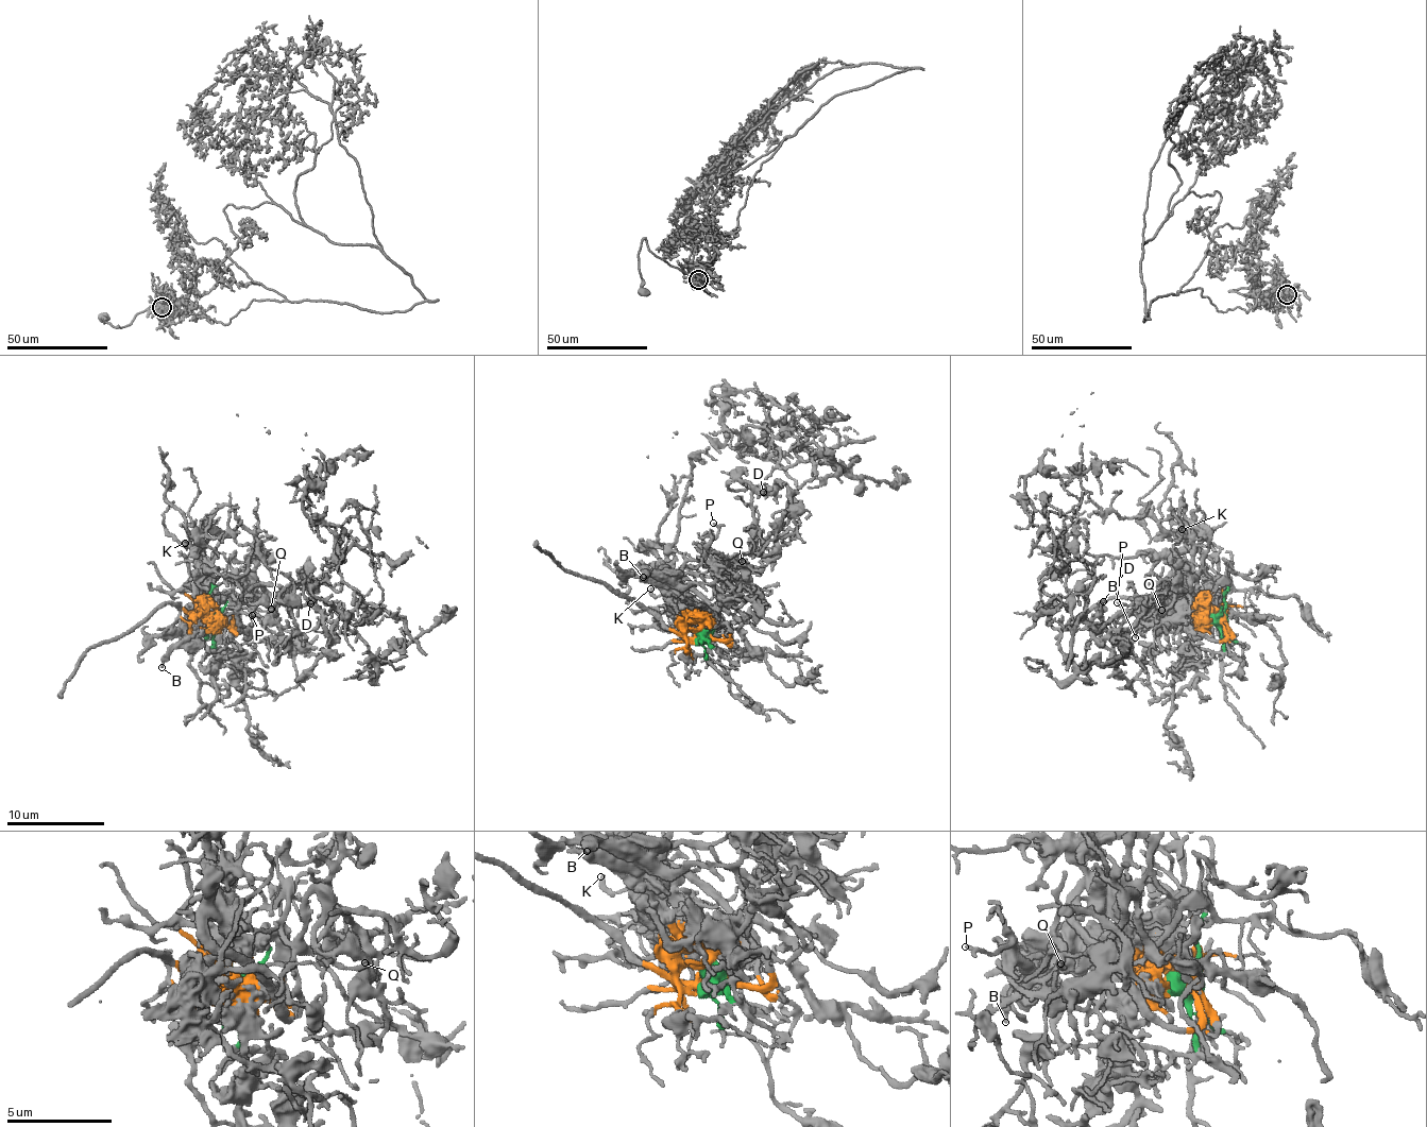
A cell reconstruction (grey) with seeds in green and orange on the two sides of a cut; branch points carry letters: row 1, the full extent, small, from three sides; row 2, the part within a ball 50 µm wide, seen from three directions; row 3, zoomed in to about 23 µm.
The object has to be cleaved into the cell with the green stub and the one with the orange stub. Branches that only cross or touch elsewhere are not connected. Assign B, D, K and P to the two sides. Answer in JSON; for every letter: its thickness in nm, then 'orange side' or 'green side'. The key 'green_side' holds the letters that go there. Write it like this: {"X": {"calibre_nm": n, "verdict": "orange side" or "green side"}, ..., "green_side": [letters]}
{"B": {"calibre_nm": 220, "verdict": "orange side"}, "D": {"calibre_nm": 360, "verdict": "green side"}, "K": {"calibre_nm": 220, "verdict": "orange side"}, "P": {"calibre_nm": 200, "verdict": "orange side"}, "green_side": ["D"]}

